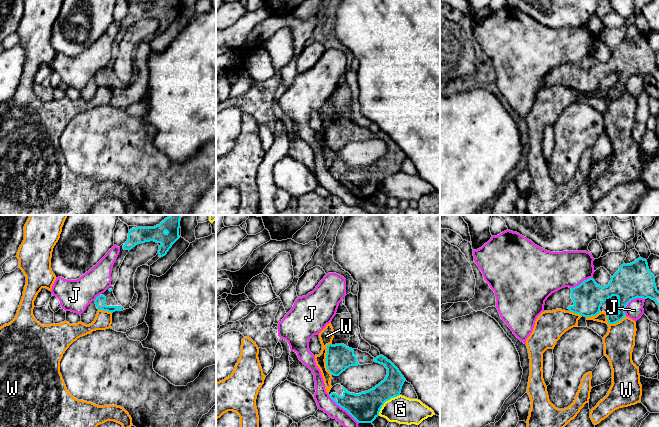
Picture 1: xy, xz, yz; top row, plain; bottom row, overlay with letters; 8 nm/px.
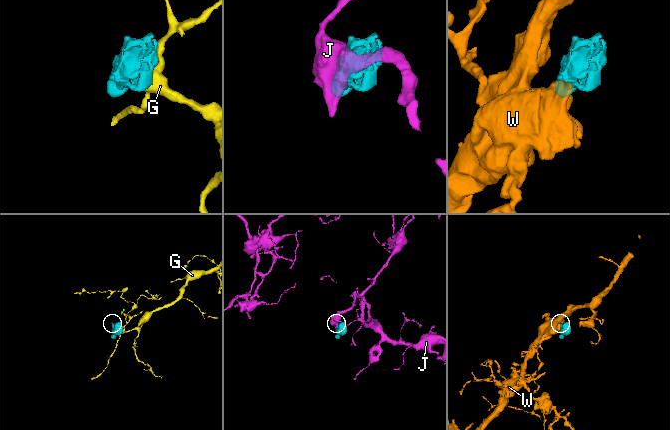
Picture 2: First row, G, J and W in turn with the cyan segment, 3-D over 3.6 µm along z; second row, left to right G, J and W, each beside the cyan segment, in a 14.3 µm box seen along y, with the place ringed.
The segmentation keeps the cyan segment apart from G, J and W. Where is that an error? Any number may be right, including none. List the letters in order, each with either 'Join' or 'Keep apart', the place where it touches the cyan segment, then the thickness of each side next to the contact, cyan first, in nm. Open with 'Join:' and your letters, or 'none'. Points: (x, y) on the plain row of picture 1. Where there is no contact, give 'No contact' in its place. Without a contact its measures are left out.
Join: none
G: Keep apart. Touches cyan at xz (385, 177). Thickness 240 nm (cyan) against 220 nm
J: Keep apart. Touches cyan at xz (343, 184). Thickness 240 nm (cyan) against 120 nm
W: Keep apart. Touches cyan at xz (326, 135). Thickness 220 nm (cyan) against 120 nm

